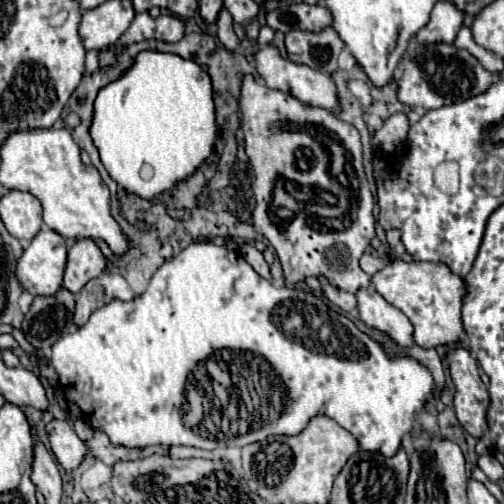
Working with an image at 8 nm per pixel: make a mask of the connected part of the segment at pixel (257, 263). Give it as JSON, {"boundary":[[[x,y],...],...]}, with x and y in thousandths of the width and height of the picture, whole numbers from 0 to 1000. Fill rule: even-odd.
{"boundary":[[[484,484],[484,488],[476,488],[476,504],[480,504],[480,512],[520,548],[520,552],[528,552],[528,556],[536,556],[540,548],[536,548],[536,528],[528,524],[528,516],[524,516],[524,508],[520,508],[520,500],[512,500],[500,484]]]}

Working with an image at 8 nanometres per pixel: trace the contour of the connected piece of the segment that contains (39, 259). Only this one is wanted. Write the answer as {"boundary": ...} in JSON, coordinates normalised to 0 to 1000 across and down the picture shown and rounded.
{"boundary":[[[83,452],[36,516],[32,548],[63,587],[111,583],[131,532],[131,472],[99,452]]]}

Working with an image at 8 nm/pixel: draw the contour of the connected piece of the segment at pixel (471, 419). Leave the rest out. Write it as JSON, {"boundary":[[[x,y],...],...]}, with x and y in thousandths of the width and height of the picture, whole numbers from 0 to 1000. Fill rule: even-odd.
{"boundary":[[[917,687],[889,694],[885,710],[889,710],[897,758],[905,766],[905,778],[901,778],[905,829],[929,861],[937,861],[940,869],[952,869],[968,853],[964,813],[968,813],[972,786],[964,766],[952,754],[948,718]]]}

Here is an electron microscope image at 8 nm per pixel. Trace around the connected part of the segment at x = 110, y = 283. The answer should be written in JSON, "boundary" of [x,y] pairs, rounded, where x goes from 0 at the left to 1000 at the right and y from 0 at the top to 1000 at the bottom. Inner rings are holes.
{"boundary":[[[206,540],[198,552],[187,552],[183,560],[175,560],[151,595],[151,623],[147,623],[151,647],[163,647],[167,639],[175,639],[183,615],[206,607],[206,599],[218,599],[222,591],[238,591],[238,595],[266,591],[262,571],[234,540],[226,544]]]}

